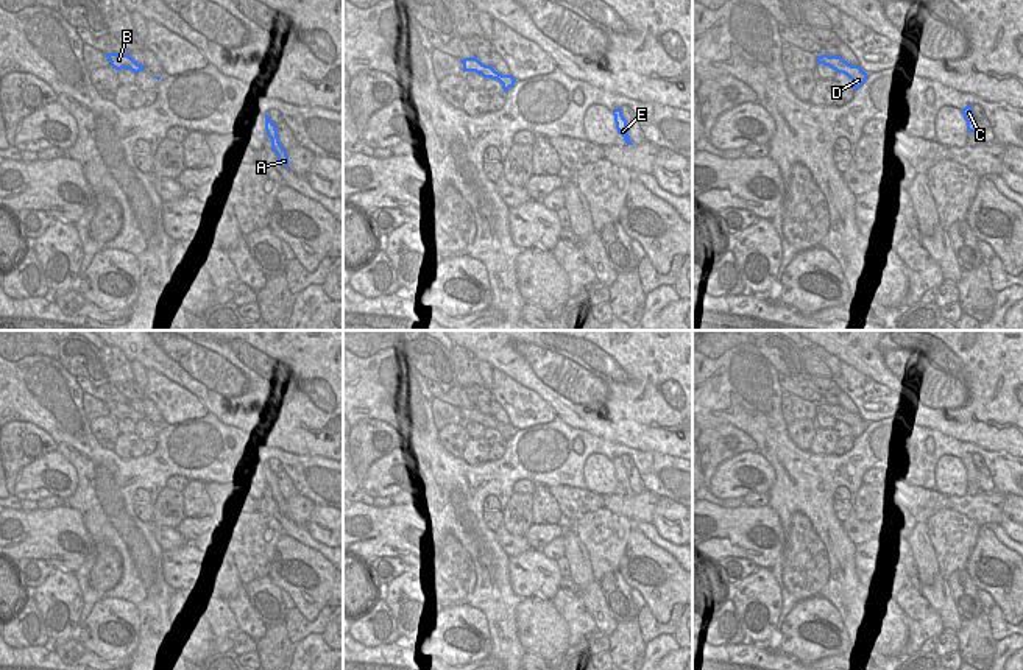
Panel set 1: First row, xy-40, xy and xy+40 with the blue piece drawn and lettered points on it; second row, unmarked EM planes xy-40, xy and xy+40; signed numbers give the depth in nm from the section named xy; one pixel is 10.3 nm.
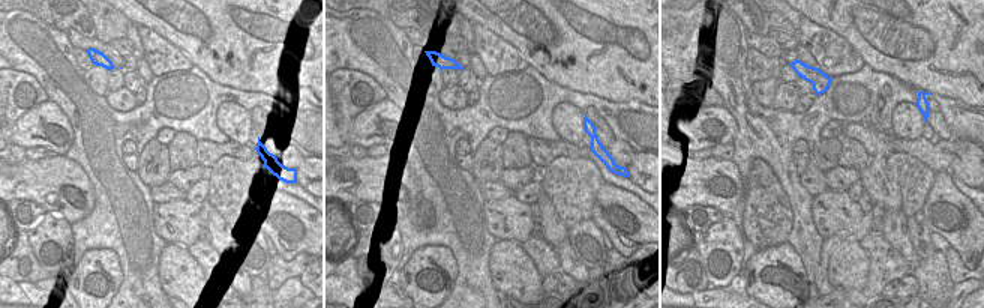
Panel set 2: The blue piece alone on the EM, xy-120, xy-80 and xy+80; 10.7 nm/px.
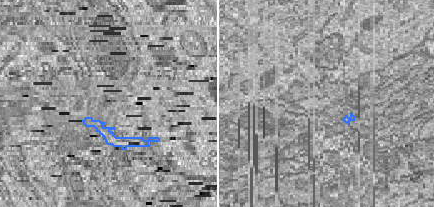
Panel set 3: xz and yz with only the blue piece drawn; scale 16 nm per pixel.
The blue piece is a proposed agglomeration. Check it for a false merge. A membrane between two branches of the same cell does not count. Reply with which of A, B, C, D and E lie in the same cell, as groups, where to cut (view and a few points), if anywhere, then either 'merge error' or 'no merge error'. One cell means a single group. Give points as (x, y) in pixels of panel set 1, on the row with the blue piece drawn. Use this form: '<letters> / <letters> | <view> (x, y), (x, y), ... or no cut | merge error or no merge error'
A B C D E | no cut | no merge error

